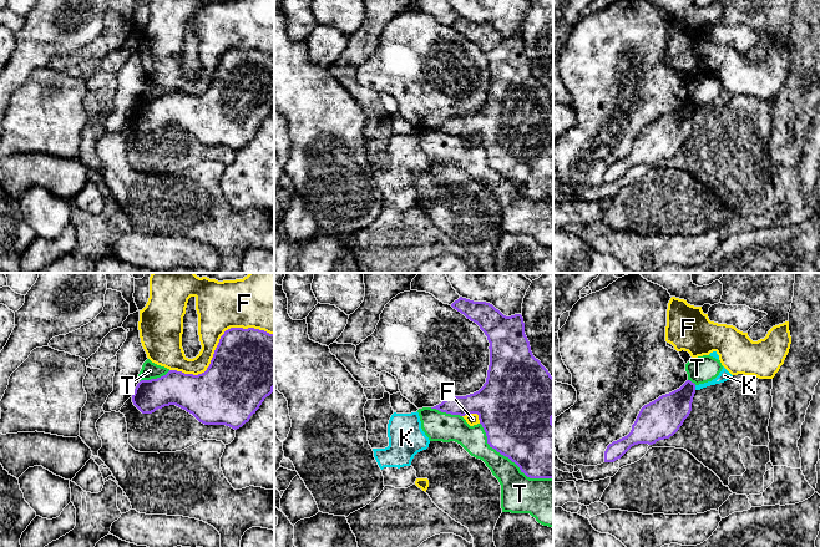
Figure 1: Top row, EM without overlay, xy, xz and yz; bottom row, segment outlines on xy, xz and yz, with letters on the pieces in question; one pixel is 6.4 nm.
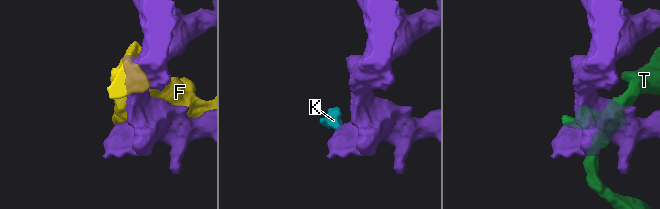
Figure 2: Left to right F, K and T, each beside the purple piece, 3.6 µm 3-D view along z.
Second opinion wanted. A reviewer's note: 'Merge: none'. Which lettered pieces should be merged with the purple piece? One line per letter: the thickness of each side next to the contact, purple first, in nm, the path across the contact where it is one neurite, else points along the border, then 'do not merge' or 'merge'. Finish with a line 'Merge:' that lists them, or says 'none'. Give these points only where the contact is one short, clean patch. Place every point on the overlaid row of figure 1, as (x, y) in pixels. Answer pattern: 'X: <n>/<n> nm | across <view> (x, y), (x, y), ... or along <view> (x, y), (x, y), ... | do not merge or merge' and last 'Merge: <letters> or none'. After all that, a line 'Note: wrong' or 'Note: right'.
F: 460/320 nm | do not merge
K: 240/70 nm | along yz (694, 385), (696, 389) | do not merge
T: 440/240 nm | do not merge
Merge: none
Note: right

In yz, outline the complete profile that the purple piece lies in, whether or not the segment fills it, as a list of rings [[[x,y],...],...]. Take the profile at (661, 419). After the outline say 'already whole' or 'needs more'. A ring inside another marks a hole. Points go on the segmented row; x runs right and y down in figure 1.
[[[687,380],[679,389],[644,405],[631,432],[607,446],[604,462],[614,462],[634,445],[653,445],[673,436],[689,416],[694,394],[695,384]]]; already whole

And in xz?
[[[462,297],[455,300],[451,307],[476,323],[487,336],[490,365],[486,383],[479,391],[466,396],[449,397],[431,409],[460,416],[477,414],[490,447],[508,457],[530,478],[553,478],[553,378],[533,356],[525,334],[522,315],[506,316],[490,303],[474,302]]]; already whole

